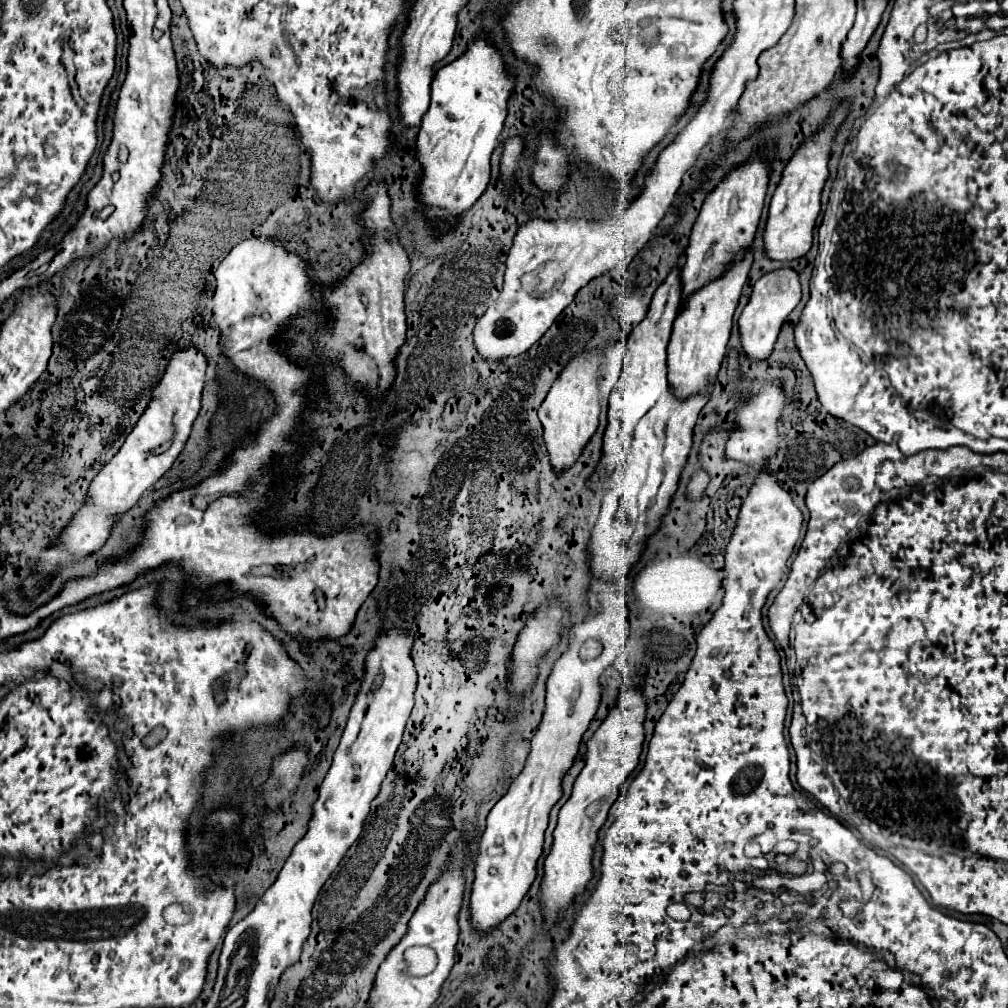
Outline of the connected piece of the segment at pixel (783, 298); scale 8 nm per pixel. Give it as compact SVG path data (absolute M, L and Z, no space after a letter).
M780 267L764 273L752 287L752 295L738 319L742 335L742 351L752 359L766 359L776 343L780 327L788 313L800 301L800 275L792 267Z

